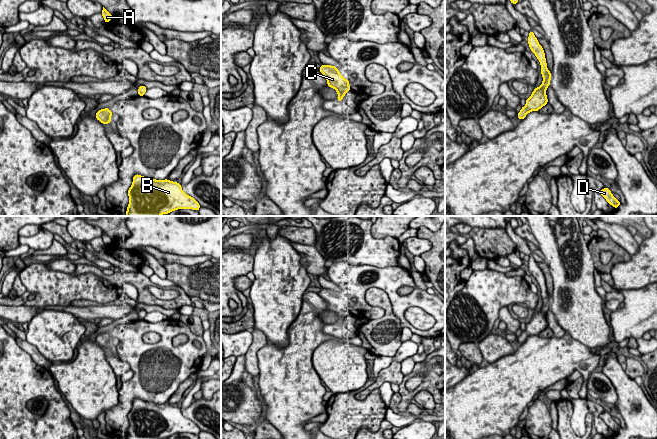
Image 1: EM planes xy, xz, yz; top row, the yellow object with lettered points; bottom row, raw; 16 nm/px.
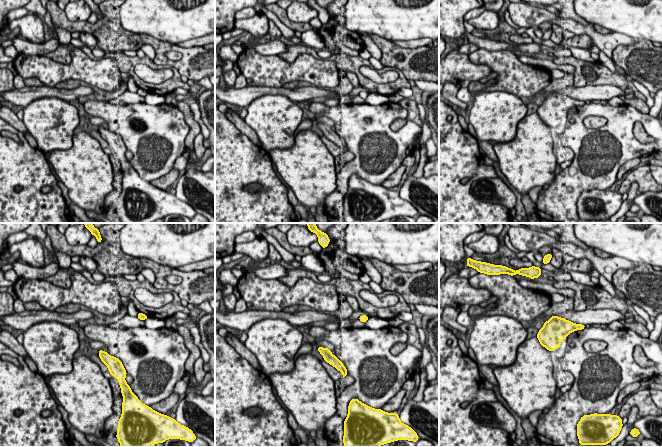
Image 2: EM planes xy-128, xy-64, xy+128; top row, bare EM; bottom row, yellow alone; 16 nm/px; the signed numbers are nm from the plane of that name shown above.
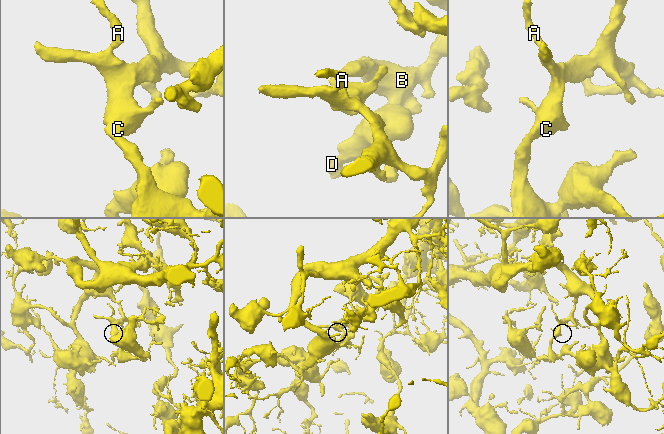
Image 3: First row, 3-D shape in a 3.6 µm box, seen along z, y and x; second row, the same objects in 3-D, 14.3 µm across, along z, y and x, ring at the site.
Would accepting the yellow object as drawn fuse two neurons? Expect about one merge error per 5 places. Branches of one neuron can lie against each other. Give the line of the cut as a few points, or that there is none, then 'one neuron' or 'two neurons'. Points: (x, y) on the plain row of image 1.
no cut; one neuron

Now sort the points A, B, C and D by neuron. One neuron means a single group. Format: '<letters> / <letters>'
A B C D

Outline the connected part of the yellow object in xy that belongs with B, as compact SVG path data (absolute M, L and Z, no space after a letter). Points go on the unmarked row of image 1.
M134 399L128 414L126 439L163 439L178 433L198 435L200 428L183 416L181 408Z

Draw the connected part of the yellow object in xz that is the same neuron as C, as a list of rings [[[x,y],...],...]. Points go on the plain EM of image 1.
[[[323,288],[319,292],[319,295],[327,303],[328,310],[330,312],[334,312],[337,315],[338,317],[337,324],[341,326],[345,318],[351,314],[350,309],[349,309],[349,304],[346,304],[340,298],[336,290]]]

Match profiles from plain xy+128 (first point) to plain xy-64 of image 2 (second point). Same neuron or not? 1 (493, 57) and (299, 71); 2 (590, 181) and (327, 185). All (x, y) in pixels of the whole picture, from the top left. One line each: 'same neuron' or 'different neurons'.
1: same neuron
2: different neurons

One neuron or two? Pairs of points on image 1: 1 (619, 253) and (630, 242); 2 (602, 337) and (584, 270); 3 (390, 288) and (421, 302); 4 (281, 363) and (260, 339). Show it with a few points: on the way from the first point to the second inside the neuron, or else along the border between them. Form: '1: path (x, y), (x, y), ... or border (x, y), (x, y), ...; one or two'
1: border (609, 237), (630, 255); two
2: path (585, 320), (584, 287); one
3: path (397, 296), (401, 300), (413, 300); one
4: border (268, 341), (257, 352), (257, 365), (259, 368); two

